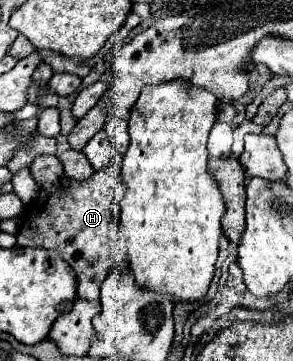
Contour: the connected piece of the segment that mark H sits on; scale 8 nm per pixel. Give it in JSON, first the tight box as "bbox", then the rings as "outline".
{"bbox":[16,155,124,301],"outline":[[[38,155],[30,165],[30,173],[38,183],[38,197],[30,205],[26,205],[20,217],[20,229],[16,233],[18,245],[54,251],[62,261],[66,261],[74,269],[78,277],[78,297],[90,301],[100,299],[100,285],[108,271],[114,267],[114,249],[120,233],[120,201],[124,195],[120,161],[108,163],[86,181],[72,181],[70,177],[64,175],[64,169],[54,155]]]}

